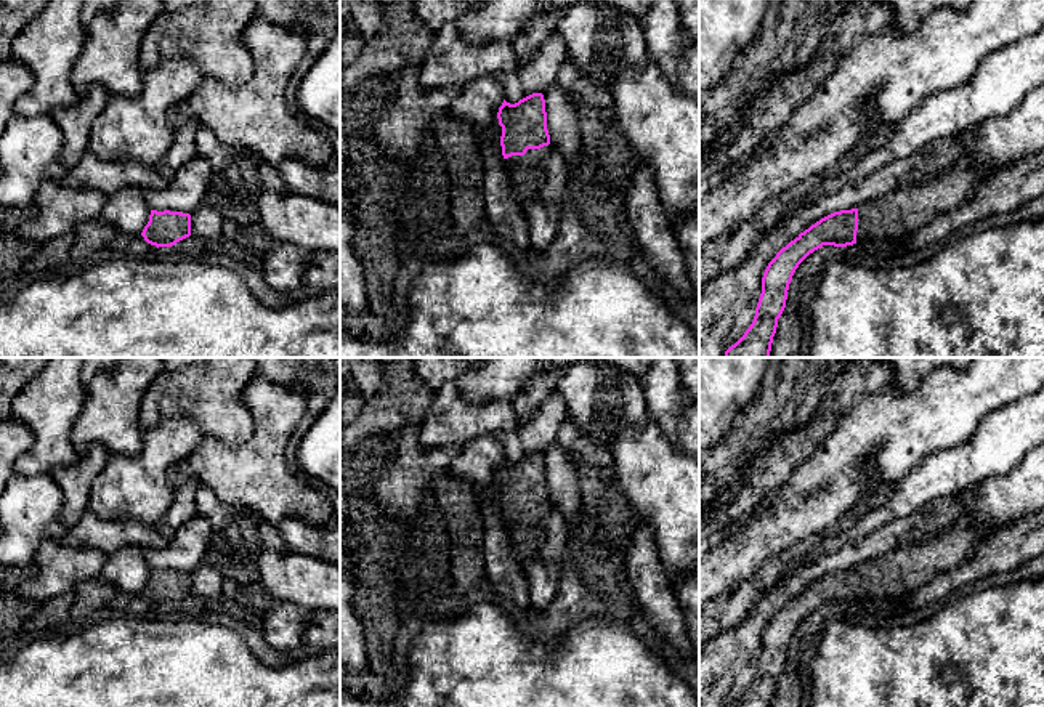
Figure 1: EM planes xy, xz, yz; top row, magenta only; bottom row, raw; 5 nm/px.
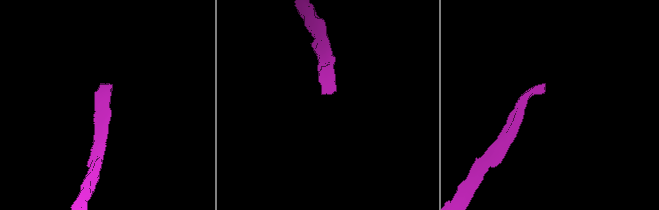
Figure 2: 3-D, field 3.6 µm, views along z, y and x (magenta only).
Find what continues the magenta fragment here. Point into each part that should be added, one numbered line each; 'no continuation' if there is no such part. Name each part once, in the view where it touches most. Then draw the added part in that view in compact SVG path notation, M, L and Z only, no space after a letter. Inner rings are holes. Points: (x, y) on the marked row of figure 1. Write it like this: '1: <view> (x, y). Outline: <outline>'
1: xz (526, 172). Outline: M548 146L528 149L524 156L505 159L507 172L512 181L513 197L523 213L528 204L539 194L545 183L547 167L542 164L550 152Z

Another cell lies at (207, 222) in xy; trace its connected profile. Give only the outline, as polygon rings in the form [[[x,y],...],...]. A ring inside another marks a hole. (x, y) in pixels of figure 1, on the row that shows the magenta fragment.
[[[204,202],[191,213],[191,236],[205,240],[208,245],[225,236],[223,213]]]

